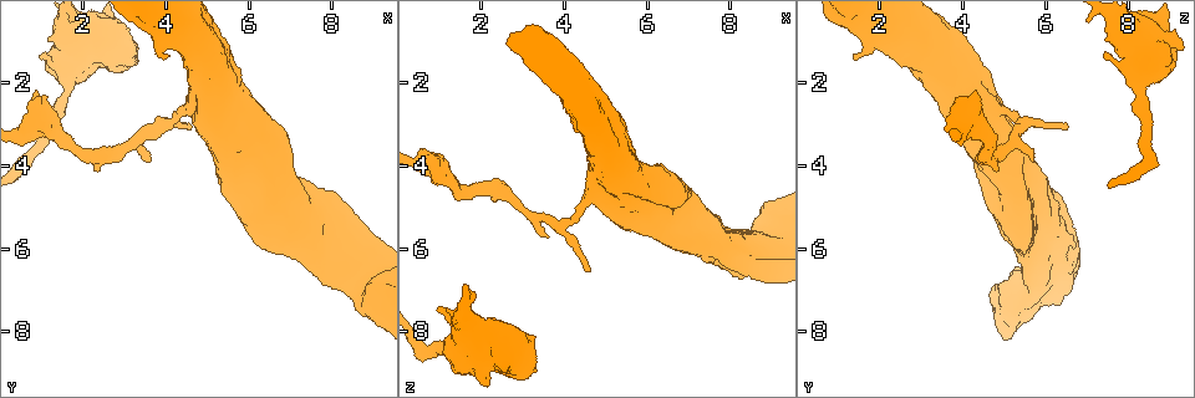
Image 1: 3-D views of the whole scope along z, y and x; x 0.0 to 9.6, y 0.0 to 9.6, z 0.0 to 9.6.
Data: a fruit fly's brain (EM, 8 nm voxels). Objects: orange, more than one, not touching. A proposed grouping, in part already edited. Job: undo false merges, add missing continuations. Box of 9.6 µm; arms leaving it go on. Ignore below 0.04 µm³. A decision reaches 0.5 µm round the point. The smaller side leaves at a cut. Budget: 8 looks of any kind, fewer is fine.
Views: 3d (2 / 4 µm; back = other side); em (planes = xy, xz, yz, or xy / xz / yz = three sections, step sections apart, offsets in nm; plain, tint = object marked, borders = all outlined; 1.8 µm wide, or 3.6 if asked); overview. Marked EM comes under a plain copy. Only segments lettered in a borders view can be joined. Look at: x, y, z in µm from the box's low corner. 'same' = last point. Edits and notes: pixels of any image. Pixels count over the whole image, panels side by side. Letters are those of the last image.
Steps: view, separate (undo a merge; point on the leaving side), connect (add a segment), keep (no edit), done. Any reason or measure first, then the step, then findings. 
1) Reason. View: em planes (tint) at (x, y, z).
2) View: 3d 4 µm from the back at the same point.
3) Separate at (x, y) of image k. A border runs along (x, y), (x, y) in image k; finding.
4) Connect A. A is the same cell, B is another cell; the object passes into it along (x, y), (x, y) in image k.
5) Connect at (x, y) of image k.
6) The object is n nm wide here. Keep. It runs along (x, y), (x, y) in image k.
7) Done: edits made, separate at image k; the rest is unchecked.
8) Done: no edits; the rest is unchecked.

Free end. View: 3d 2 µm at (3.60, 3.85, 5.65).

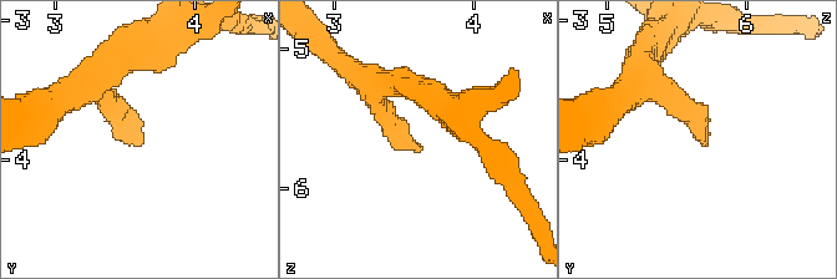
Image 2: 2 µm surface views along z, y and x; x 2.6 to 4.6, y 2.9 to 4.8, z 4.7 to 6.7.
Now the EM. View: em xy step 4 (borders) at (3.60, 3.92, 5.70).

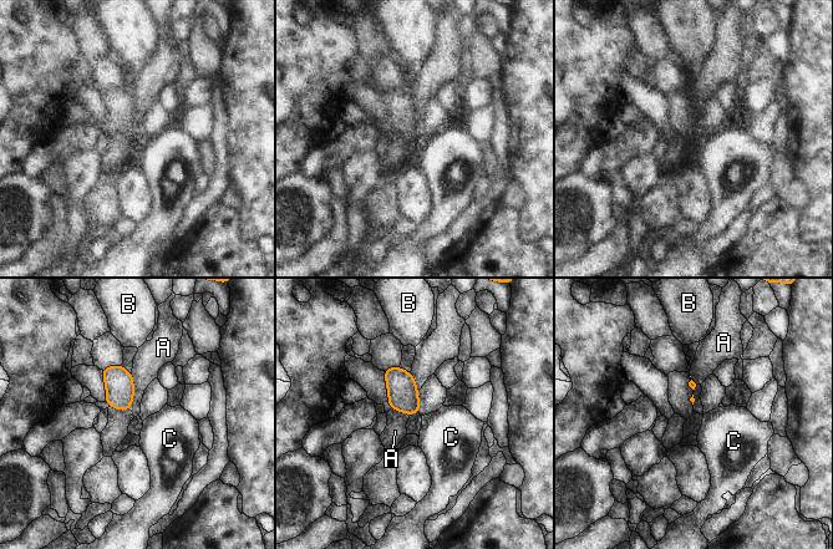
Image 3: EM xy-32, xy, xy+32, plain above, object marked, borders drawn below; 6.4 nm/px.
Keep. A, B and C are other cells; a border runs along (132, 374), (133, 402), (108, 407) in image 3; no lettered segment goes on from it.

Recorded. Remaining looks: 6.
Free end. View: em 3.6 µm planes (borders) at (0.85, 2.20, 4.35).

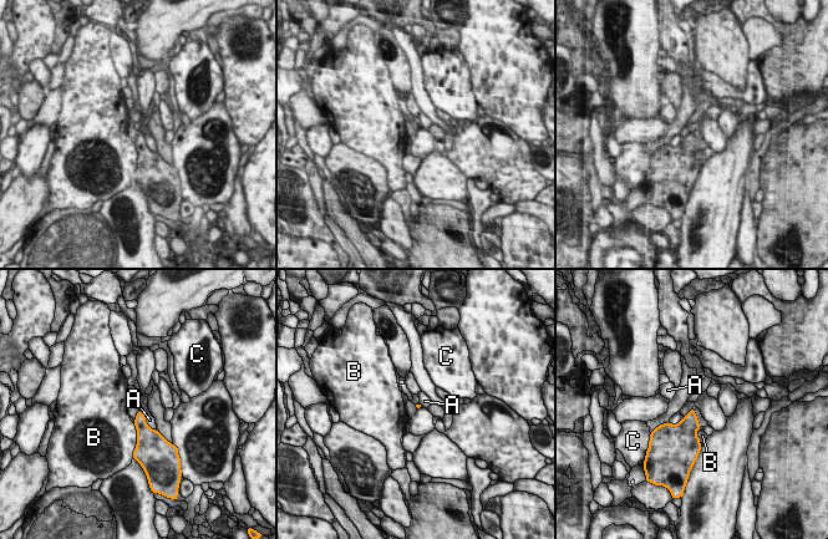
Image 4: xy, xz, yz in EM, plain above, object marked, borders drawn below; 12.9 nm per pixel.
The longest contact is with B, 360 nm. Keep. A, B and C are other cells; no lettered segment goes on from it.

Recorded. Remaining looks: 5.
An open end. View: 3d 4 µm at (4.05, 1.30, 1.50).

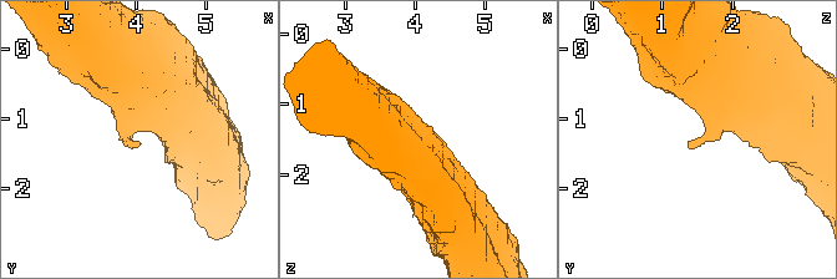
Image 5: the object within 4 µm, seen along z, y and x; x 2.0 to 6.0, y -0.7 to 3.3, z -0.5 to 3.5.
View: em xy step 16 (borders) at (4.05, 1.30, 1.45).

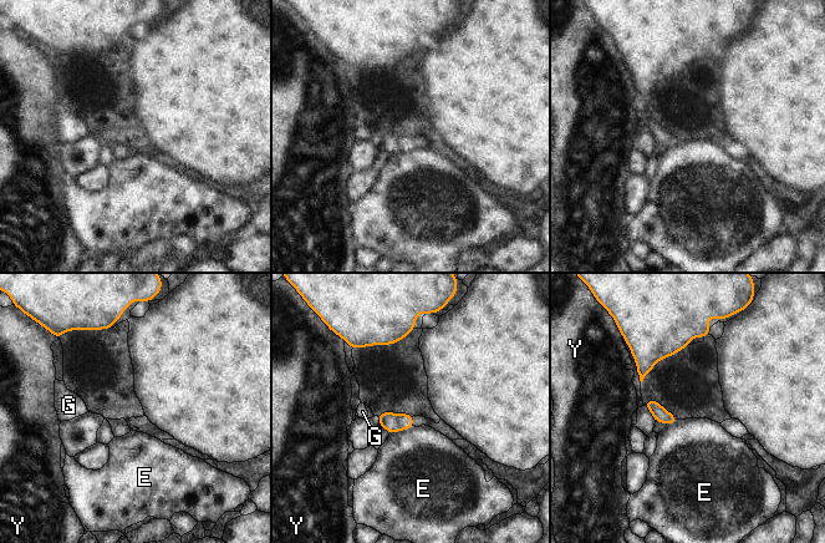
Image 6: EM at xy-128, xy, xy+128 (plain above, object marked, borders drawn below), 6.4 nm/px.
The longest contact is with E, 160 nm. Keep. E, G and Y are other cells; a border runs along (412, 425), (405, 430), (390, 434) in image 6; none of them fits.

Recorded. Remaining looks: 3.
Done: no edits; the rest is unchecked.

